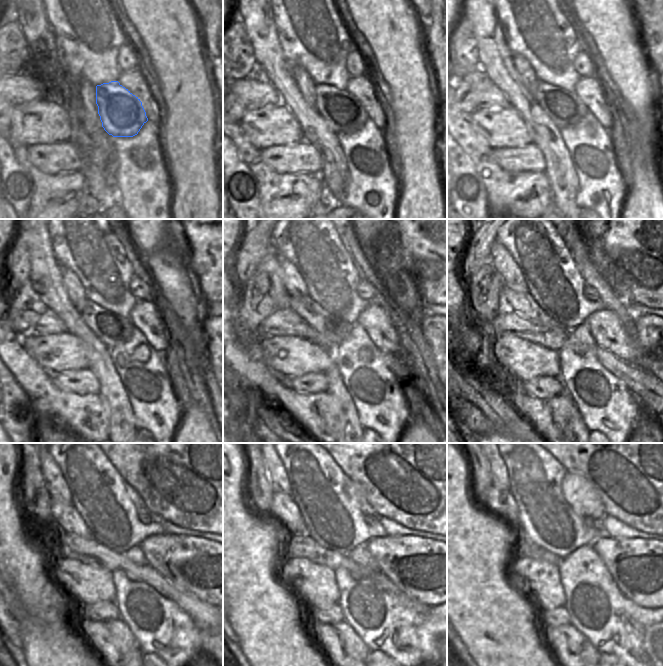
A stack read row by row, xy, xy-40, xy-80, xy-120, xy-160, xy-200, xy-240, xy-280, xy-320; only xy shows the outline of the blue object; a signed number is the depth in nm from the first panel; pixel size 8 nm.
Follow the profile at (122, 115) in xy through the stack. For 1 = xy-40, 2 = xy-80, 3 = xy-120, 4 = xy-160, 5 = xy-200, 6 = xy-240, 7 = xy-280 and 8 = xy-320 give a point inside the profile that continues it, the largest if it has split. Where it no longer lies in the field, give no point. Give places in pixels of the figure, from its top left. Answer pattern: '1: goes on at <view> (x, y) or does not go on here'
1: goes on at xy-40 (343, 113)
2: goes on at xy-80 (565, 108)
3: goes on at xy-120 (112, 329)
4: goes on at xy-160 (335, 329)
5: goes on at xy-200 (487, 278)
6: goes on at xy-240 (65, 519)
7: goes on at xy-280 (262, 501)
8: goes on at xy-320 (487, 498)

